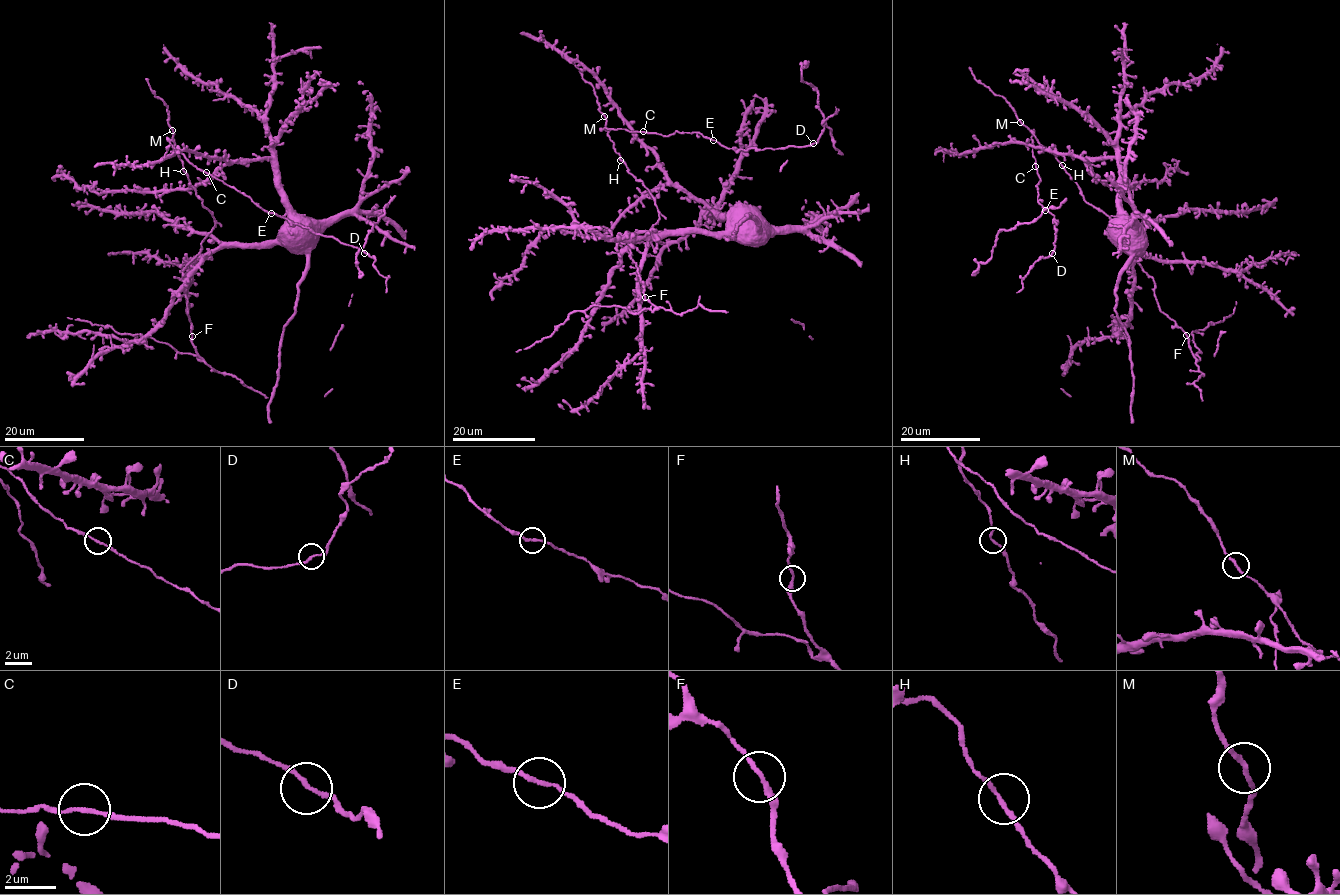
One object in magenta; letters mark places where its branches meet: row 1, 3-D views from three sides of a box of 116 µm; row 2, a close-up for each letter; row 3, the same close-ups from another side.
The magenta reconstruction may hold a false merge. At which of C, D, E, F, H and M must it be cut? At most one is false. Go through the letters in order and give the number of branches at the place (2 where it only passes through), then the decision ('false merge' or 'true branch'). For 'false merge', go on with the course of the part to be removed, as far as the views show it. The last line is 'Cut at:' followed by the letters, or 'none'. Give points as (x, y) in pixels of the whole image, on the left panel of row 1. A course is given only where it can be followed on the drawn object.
C: 2 branches meet; true branch
D: 2 branches meet; true branch
E: 2 branches meet; true branch
F: 2 branches meet; true branch
H: 2 branches meet; true branch
M: 2 branches meet; true branch
Cut at: none

